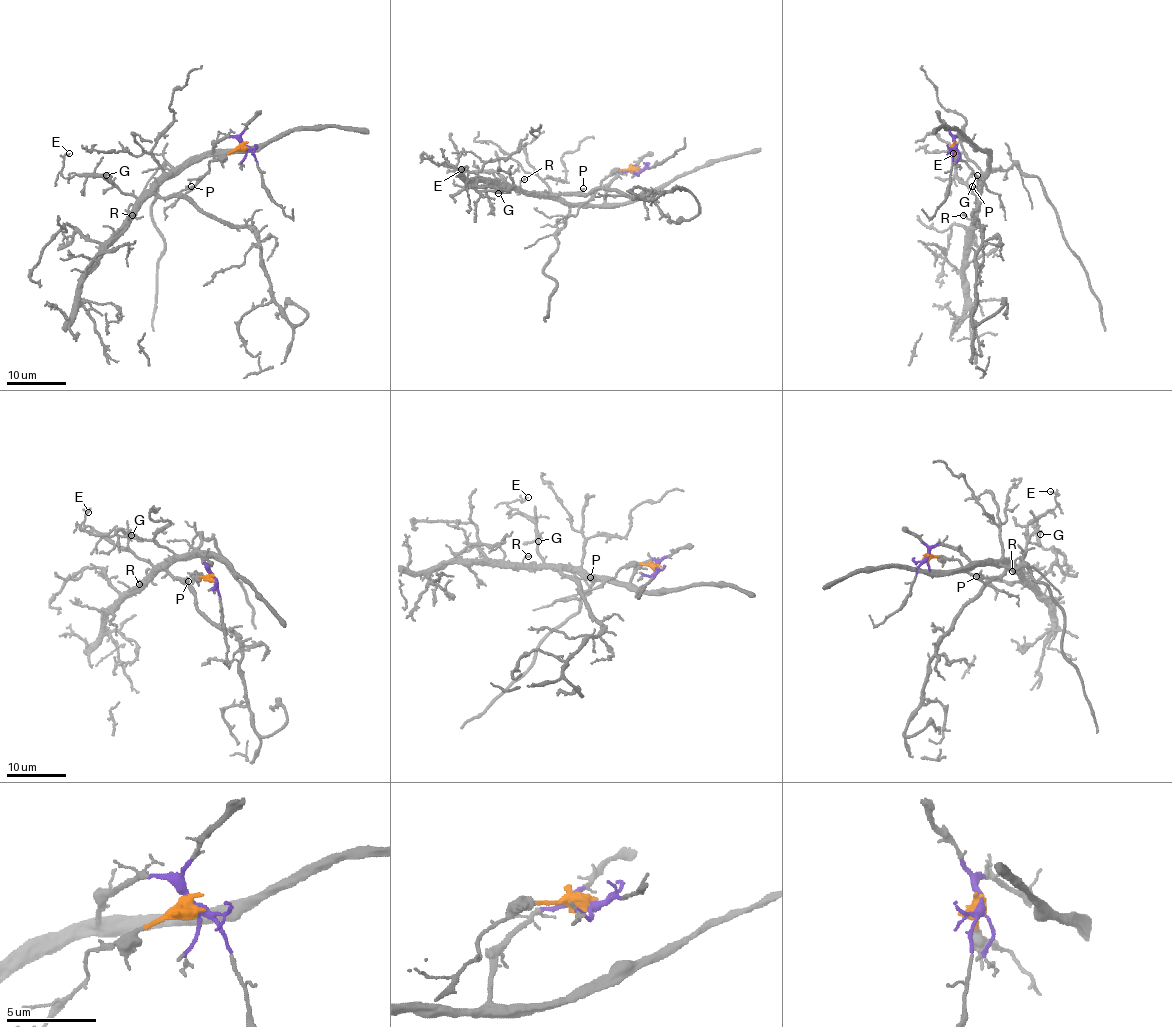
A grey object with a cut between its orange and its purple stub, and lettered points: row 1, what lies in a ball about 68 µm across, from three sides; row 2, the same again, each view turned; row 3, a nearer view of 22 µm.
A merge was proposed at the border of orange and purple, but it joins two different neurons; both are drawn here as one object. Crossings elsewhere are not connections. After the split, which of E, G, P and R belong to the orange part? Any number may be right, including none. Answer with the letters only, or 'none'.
none

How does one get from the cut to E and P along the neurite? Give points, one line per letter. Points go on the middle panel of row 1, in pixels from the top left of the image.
E: (637, 171), (622, 171), (600, 205), (566, 205), (551, 198), (516, 190), (496, 172), (454, 171), (461, 169)
P: (637, 171), (622, 171), (600, 205), (566, 205), (548, 195), (567, 195), (584, 189)

